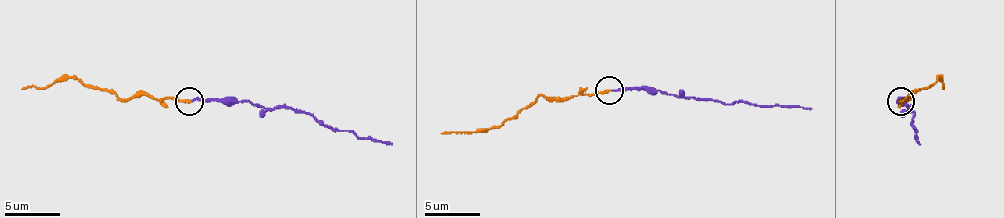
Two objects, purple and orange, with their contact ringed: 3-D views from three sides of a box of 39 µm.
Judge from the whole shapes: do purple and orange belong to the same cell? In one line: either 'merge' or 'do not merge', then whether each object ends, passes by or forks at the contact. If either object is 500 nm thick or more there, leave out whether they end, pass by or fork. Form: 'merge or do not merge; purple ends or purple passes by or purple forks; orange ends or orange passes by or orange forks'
do not merge; purple ends; orange ends

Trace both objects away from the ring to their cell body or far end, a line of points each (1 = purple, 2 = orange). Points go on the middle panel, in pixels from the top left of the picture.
1: (609, 89), (657, 89), (679, 98), (712, 98), (732, 103), (745, 100), (756, 106), (812, 109)
2: (609, 89), (562, 98), (540, 95), (490, 128), (440, 134)

